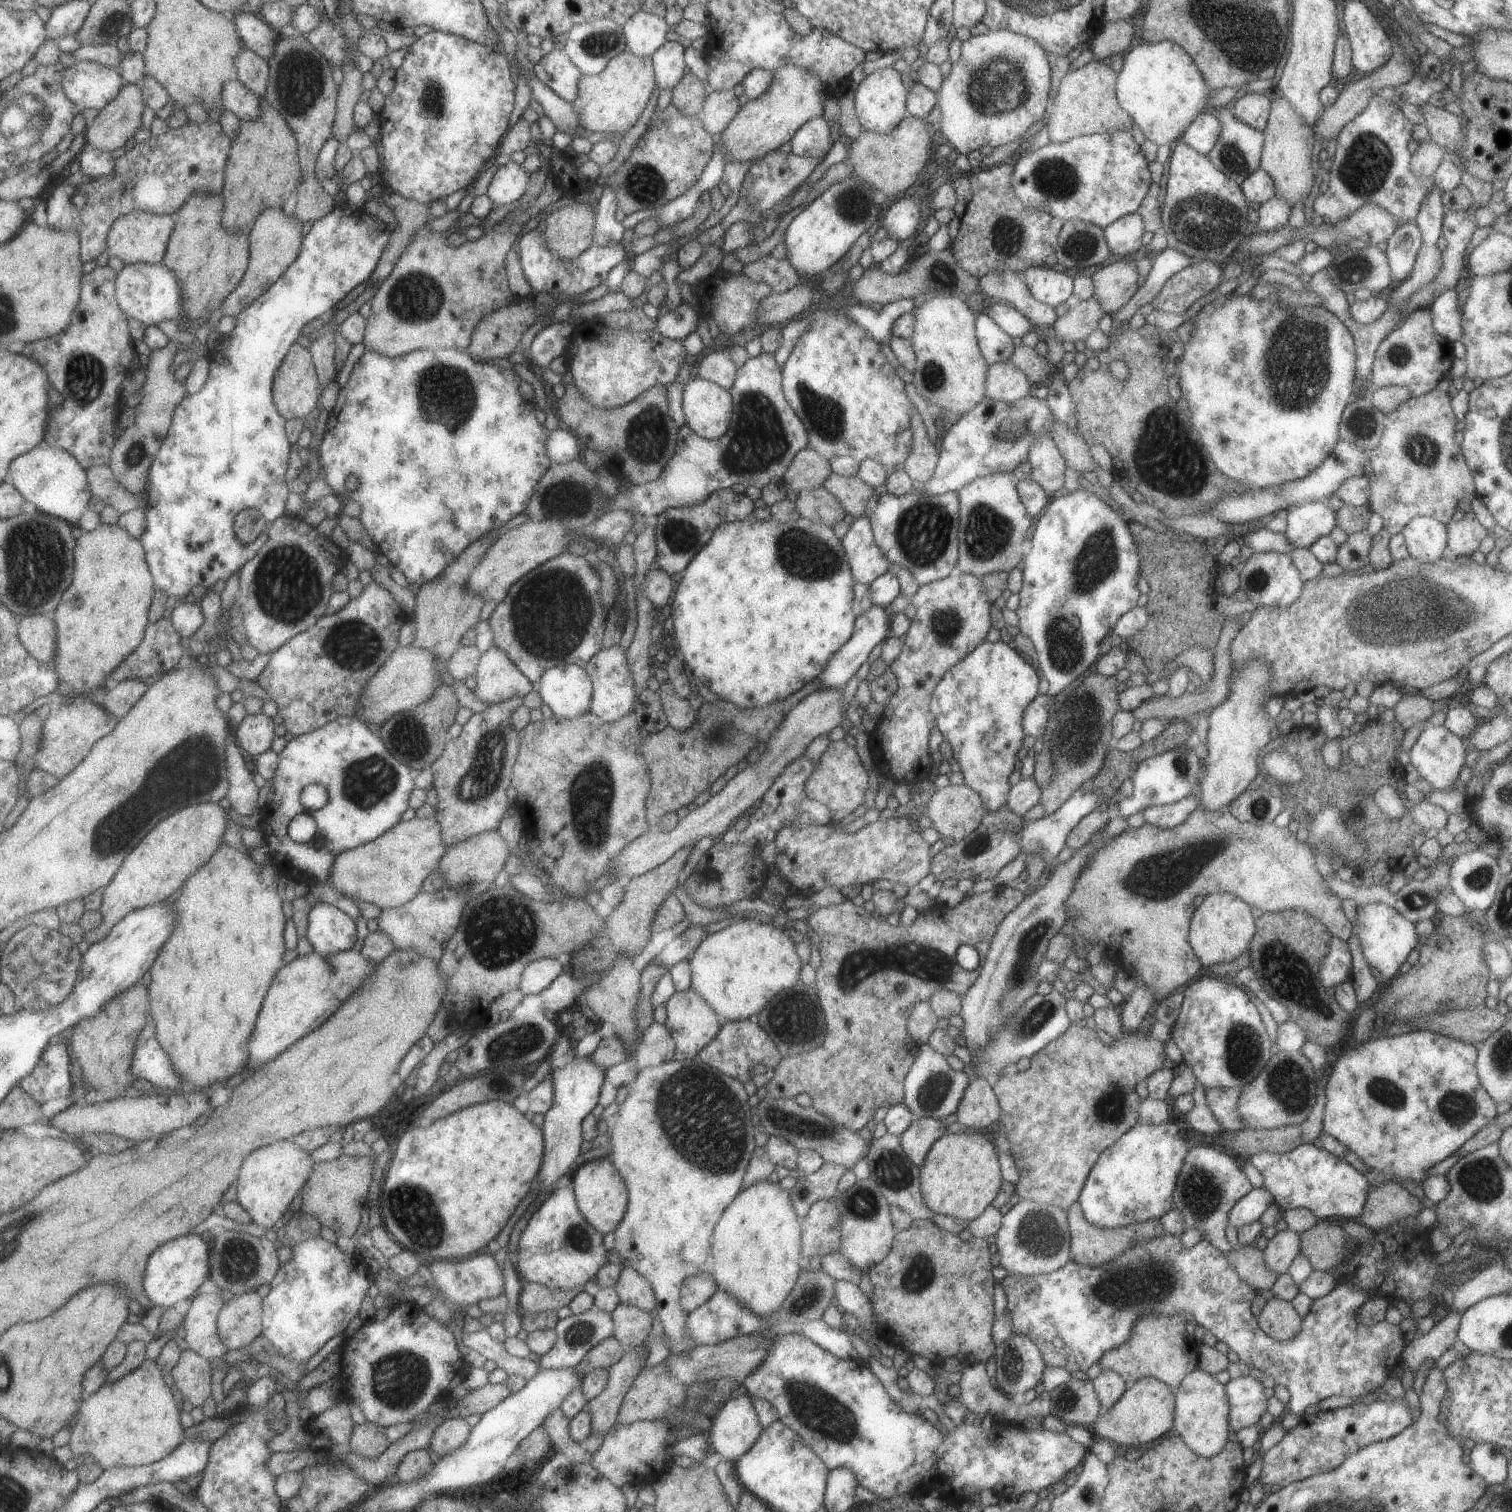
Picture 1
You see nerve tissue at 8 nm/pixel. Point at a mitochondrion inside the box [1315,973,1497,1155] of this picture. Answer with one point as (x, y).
(1457, 1109)

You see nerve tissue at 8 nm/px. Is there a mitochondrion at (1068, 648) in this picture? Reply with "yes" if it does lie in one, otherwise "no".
yes

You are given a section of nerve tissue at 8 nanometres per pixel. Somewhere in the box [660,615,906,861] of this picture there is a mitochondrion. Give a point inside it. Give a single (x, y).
(722, 731)

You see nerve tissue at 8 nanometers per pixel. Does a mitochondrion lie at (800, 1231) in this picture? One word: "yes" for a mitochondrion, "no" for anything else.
no

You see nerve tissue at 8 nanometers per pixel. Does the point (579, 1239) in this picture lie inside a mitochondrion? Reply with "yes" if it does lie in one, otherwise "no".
yes

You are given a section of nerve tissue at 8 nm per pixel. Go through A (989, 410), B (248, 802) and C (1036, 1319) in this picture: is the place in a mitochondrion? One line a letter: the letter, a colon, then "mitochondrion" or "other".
A: other
B: other
C: other

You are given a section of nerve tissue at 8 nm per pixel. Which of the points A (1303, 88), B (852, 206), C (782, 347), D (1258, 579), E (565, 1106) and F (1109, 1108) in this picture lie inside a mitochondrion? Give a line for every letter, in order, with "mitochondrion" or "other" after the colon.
A: other
B: mitochondrion
C: other
D: mitochondrion
E: other
F: mitochondrion

